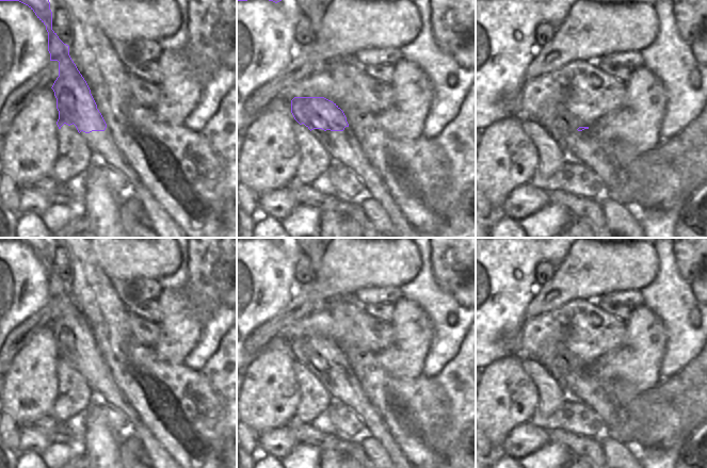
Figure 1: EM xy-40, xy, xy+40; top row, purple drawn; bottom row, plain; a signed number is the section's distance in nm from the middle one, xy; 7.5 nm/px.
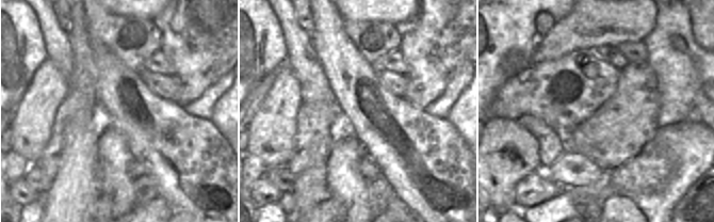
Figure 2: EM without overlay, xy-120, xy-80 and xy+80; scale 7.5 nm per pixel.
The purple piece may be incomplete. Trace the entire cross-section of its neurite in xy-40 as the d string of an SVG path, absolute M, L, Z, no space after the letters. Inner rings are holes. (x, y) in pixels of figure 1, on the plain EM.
M0 238L0 240L19 240L28 244L46 264L50 300L59 301L59 316L51 326L57 337L59 368L64 362L68 365L74 362L89 384L95 403L109 404L127 418L129 432L140 439L151 468L180 468L142 422L114 382L86 320L69 294L69 285L52 269L49 238Z

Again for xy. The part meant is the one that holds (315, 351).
M294 336L291 339L291 352L323 384L332 397L332 402L350 406L361 418L366 433L383 446L395 468L415 468L364 392L343 350L336 342L324 336Z

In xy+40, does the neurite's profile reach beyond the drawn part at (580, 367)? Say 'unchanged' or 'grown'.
grown

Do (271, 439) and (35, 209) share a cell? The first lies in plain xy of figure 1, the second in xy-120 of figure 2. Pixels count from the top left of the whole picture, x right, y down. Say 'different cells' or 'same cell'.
different cells

